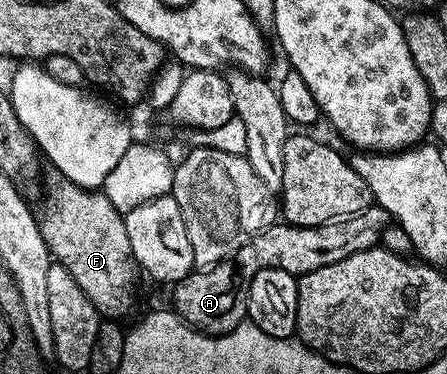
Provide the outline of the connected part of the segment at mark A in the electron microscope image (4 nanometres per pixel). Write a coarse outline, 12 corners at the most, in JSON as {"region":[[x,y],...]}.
{"region":[[372,203],[324,225],[270,225],[174,282],[174,313],[220,337],[244,324],[262,269],[302,275],[376,248]]}

